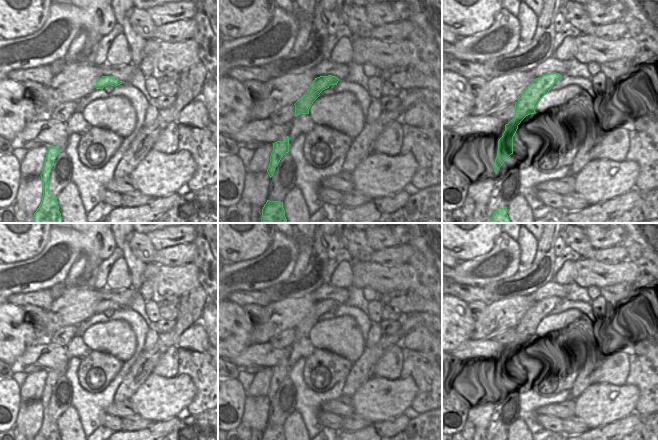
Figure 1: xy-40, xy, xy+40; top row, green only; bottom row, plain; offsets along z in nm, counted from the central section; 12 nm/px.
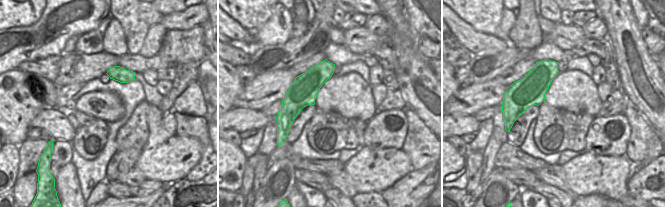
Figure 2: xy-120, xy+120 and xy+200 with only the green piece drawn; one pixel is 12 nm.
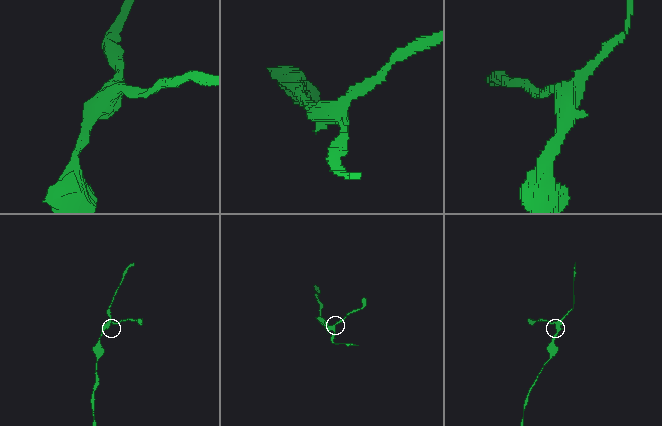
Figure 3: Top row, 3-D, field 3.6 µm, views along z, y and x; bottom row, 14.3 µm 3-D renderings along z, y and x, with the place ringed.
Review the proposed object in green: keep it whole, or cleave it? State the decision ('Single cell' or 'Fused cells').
Single cell.

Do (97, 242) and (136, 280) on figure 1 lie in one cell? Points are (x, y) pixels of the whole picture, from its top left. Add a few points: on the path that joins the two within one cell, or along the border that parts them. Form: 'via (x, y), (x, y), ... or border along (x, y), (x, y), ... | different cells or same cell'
border along (112, 233), (117, 246) | different cells

